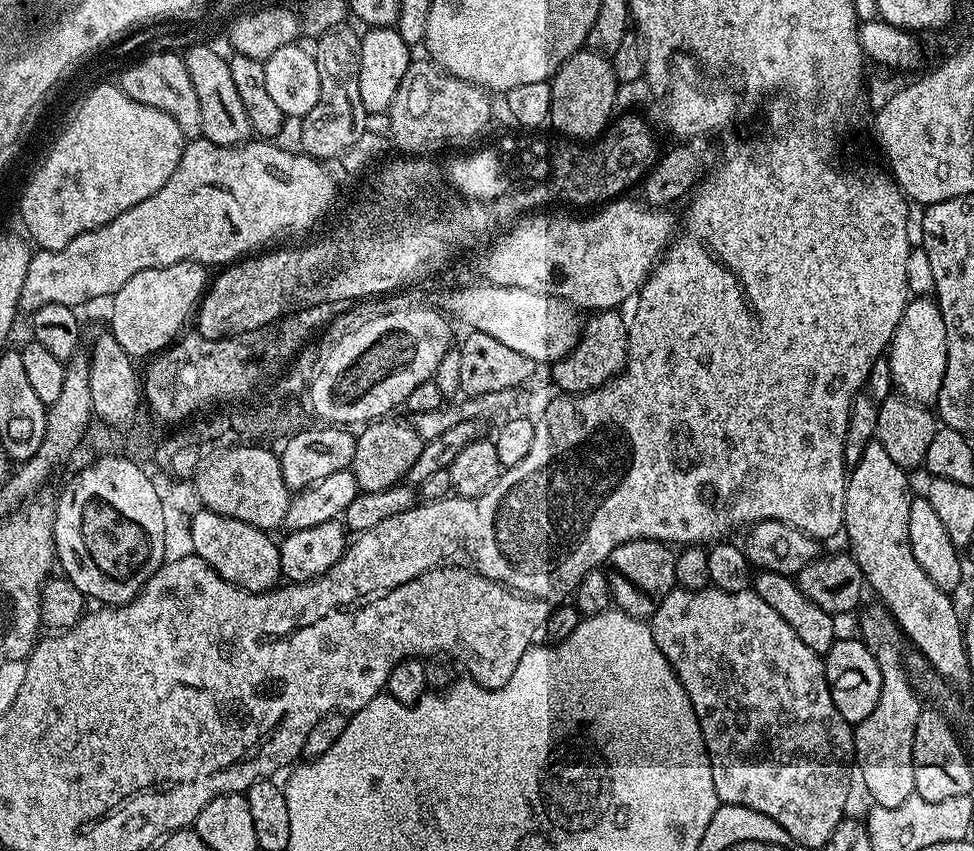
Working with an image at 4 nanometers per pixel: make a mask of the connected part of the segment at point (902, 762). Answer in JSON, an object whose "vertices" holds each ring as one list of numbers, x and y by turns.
{"vertices":[[865,607,864,617,858,620,858,628,868,628,868,636,872,636,872,643,876,648,880,648,880,658,877,660,878,666,884,664,882,672,882,693,878,694,878,705,861,724,855,725,854,739,856,742,856,755,854,757,855,767,858,769,858,780,864,783,864,788,868,791,868,796,872,799,871,803,877,808,889,808,898,806,901,802,906,802,906,798,914,795,914,726,918,726,918,714,922,711,920,704,921,693,917,689,908,692,909,686,914,684,913,677,906,667,906,656,902,652,896,656,896,638,901,635,901,631,896,627,895,620,888,614,883,607]]}

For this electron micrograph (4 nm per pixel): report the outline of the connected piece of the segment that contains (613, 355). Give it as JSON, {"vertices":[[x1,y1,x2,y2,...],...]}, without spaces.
{"vertices":[[600,310,583,325,580,341,574,346,574,350,569,356,564,356,561,360,551,365,552,380,557,384,559,391,564,394,579,394,589,392,595,388,601,388,608,380,614,379,619,372,624,371,624,366,628,362,628,320,620,317,621,313,616,310]]}

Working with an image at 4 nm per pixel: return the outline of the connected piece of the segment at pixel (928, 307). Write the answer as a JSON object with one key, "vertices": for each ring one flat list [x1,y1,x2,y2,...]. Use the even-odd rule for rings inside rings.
{"vertices":[[931,295,909,299,906,310,898,322,898,330,892,336,892,343,886,353,895,391,907,400,918,404,931,405,940,396,946,374,946,322,942,322,942,310]]}

